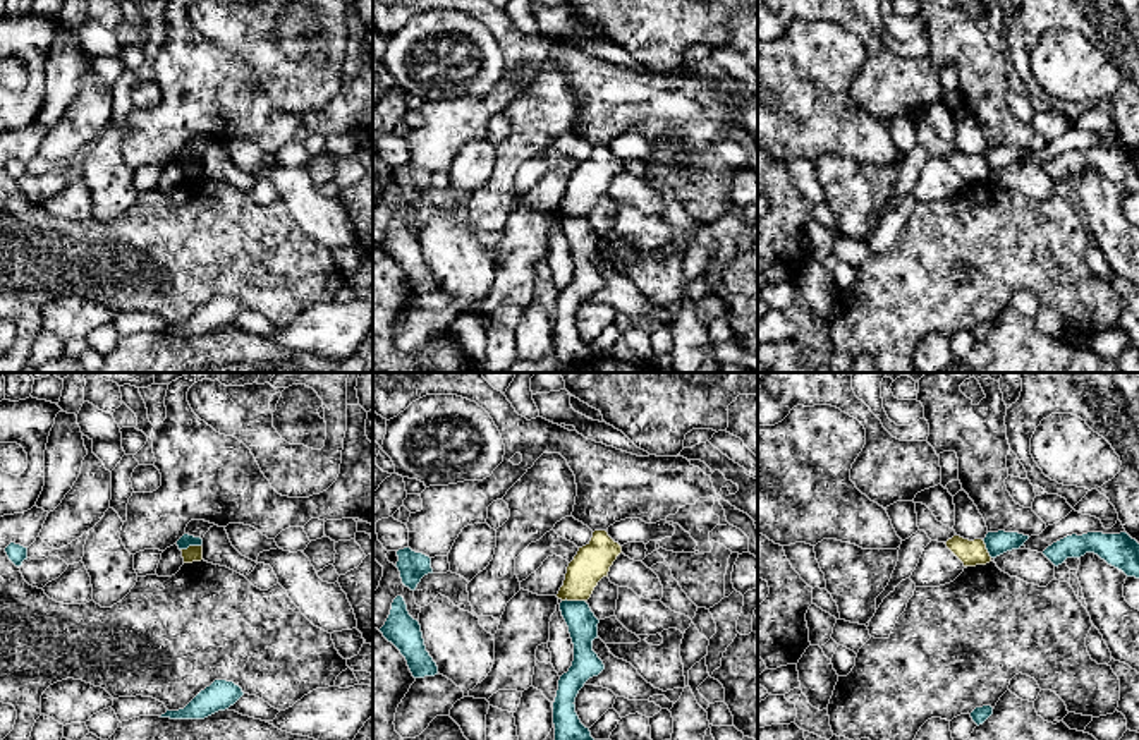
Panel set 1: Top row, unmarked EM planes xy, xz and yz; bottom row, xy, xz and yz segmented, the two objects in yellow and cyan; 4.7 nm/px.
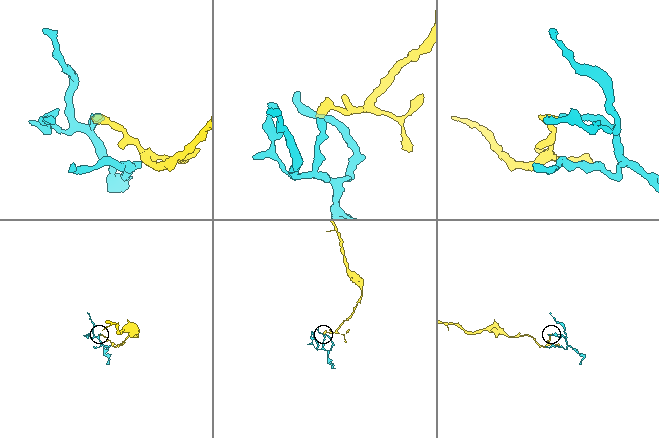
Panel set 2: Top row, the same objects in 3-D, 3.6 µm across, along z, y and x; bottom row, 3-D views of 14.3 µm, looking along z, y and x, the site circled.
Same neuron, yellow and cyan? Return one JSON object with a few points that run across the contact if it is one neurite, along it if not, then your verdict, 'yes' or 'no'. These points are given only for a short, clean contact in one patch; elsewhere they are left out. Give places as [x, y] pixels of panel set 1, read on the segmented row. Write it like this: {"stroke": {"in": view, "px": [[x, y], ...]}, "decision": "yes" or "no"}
{"stroke": {"in": "xz", "px": [[584, 600], [562, 601]]}, "decision": "no"}

